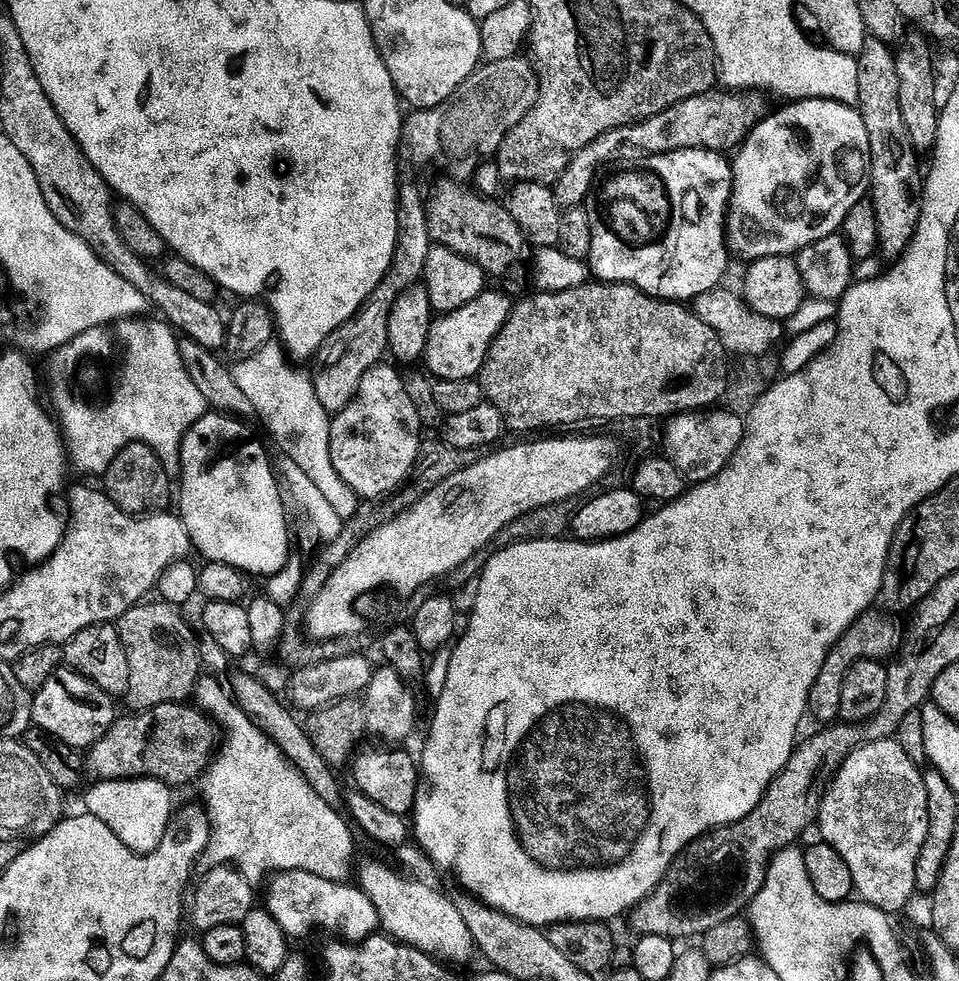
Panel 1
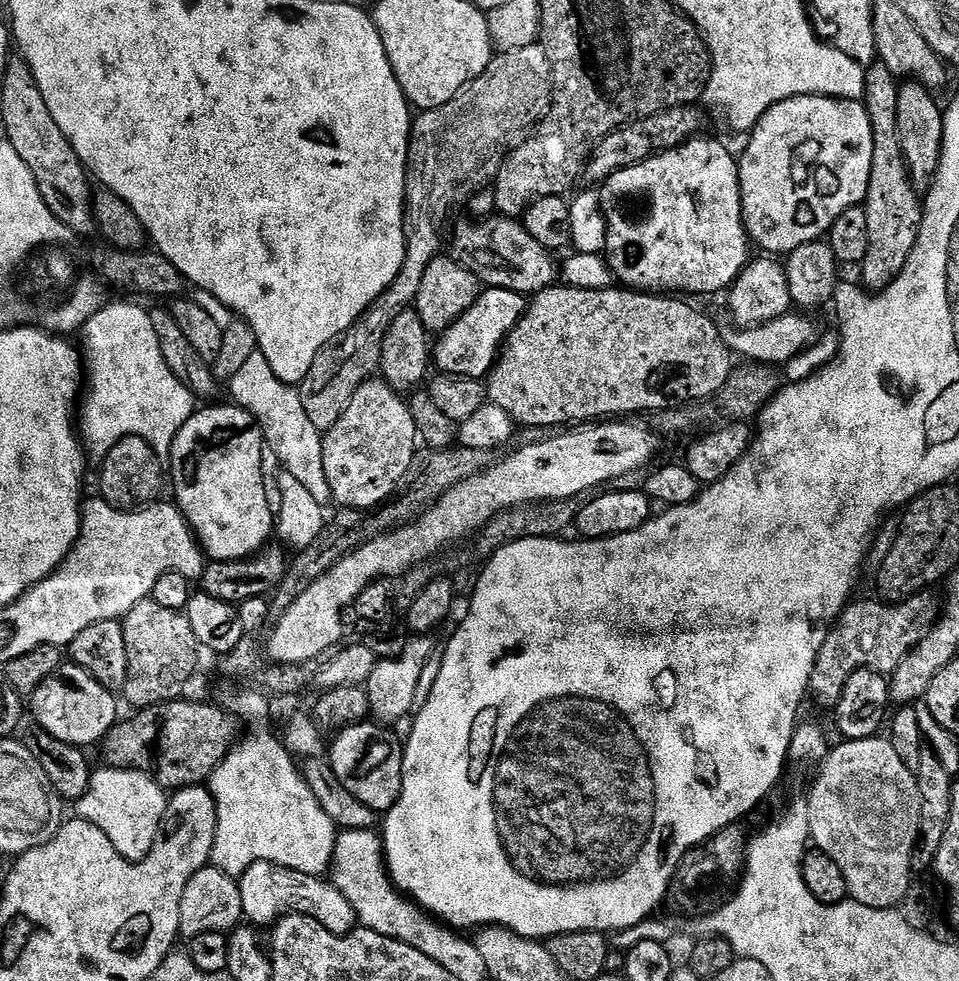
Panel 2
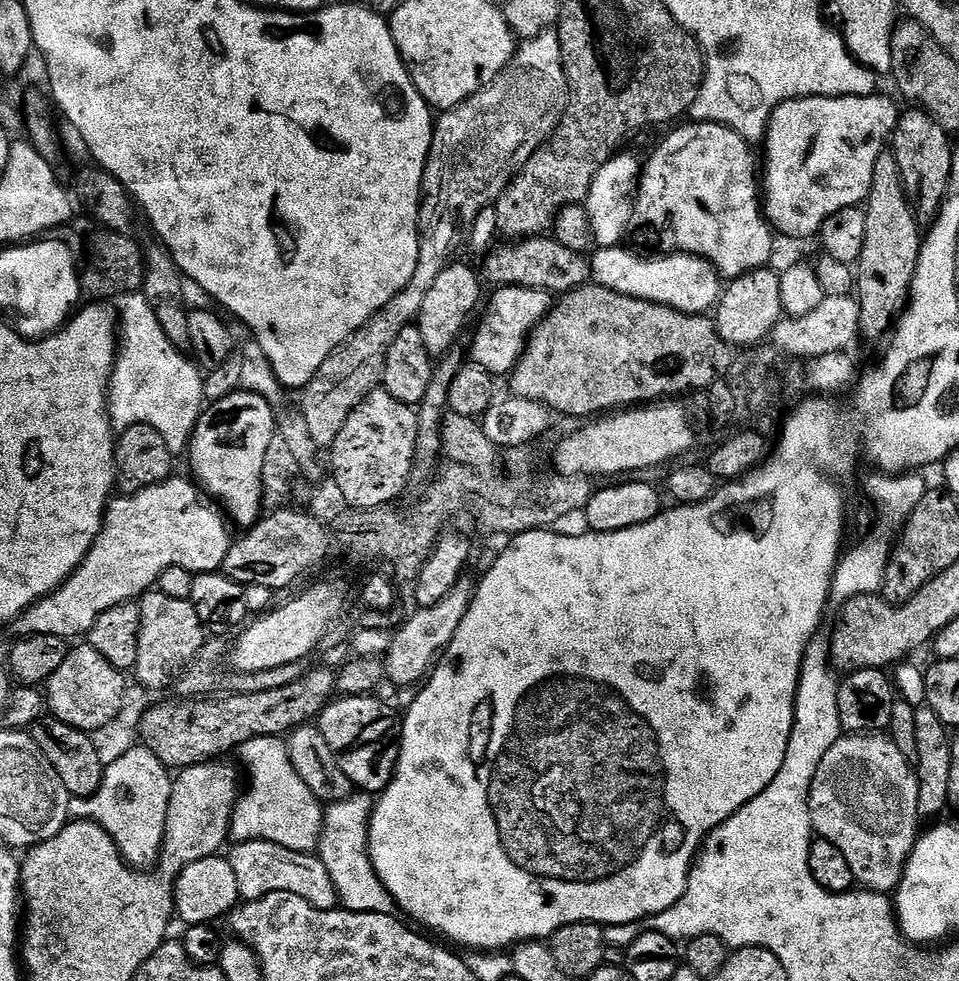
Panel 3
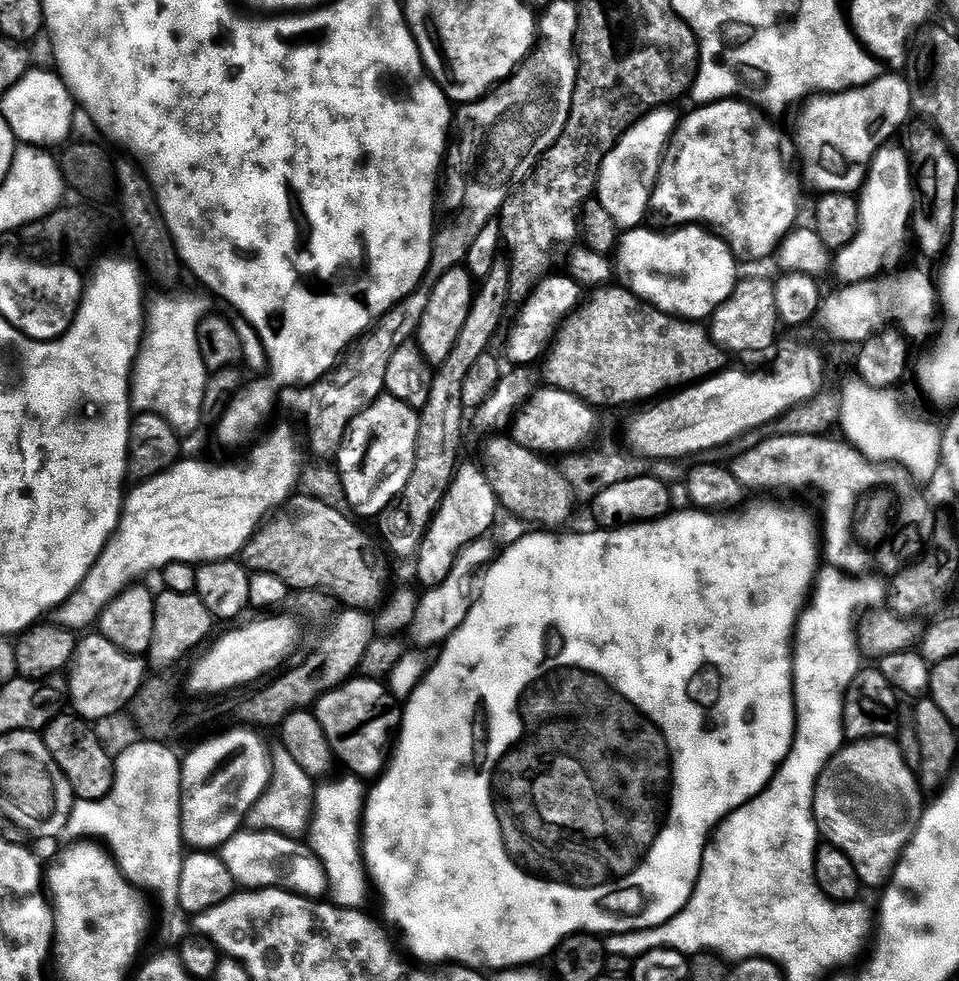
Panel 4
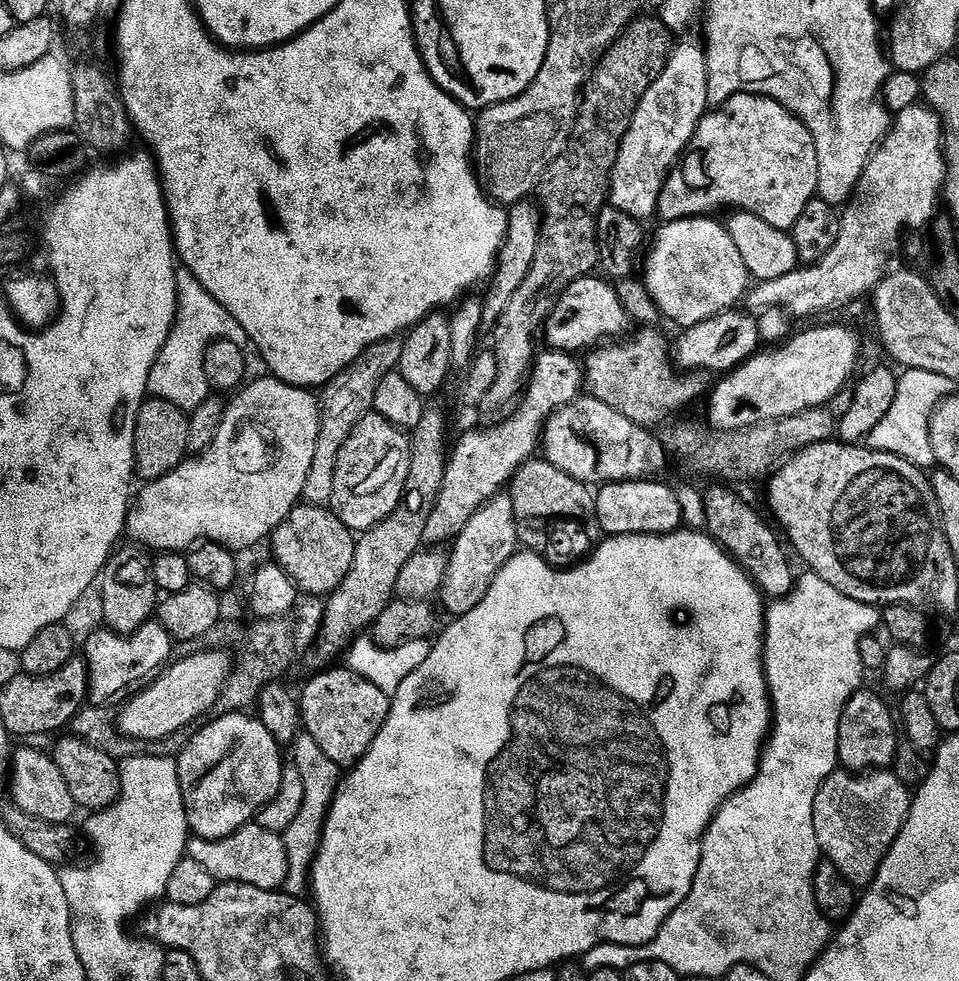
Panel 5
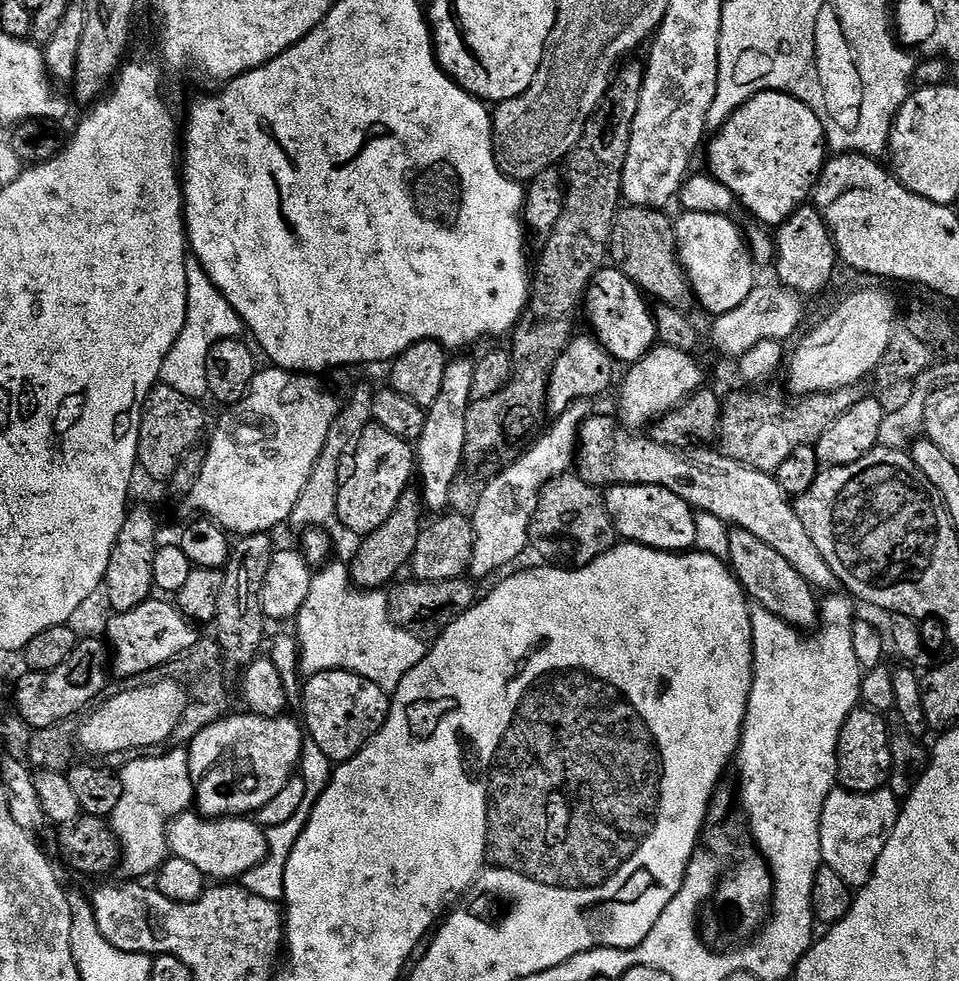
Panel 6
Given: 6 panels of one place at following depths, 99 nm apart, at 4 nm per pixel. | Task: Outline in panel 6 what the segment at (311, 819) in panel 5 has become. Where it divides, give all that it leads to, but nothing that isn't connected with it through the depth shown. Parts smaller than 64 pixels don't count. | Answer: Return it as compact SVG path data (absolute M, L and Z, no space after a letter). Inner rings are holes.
M310 738L305 739L304 745L302 746L302 754L300 755L298 774L304 779L306 798L302 798L302 806L298 806L297 812L287 822L282 822L282 826L274 826L273 828L267 829L268 856L263 862L254 866L242 877L243 888L267 900L283 901L285 894L286 862L289 860L290 854L293 853L293 848L298 838L304 832L308 816L312 812L316 800L326 790L333 771L334 762L318 747L318 742L314 742Z

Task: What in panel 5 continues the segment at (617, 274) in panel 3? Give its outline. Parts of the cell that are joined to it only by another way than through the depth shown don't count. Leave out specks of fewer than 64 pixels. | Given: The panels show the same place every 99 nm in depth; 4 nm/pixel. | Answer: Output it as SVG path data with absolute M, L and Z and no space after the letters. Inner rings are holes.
M707 215L686 217L684 220L661 223L656 232L656 241L651 241L647 249L648 261L644 264L642 279L654 302L660 307L661 313L668 316L681 329L692 328L695 324L704 324L714 316L720 315L737 307L736 304L745 299L750 288L750 275L746 263L742 260L741 251L734 246L734 241L727 227L715 218Z

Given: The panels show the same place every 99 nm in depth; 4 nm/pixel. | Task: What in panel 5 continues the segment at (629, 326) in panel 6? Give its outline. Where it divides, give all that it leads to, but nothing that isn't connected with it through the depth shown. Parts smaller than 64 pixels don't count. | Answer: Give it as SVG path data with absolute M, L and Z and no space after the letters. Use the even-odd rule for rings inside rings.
M596 274L583 276L560 295L560 300L548 316L547 325L542 332L543 339L548 339L549 349L580 354L580 351L583 353L585 350L591 350L603 345L605 341L615 341L629 331L627 328L628 324L630 325L630 317L626 306L616 293L615 283L607 279L599 280L598 277Z

